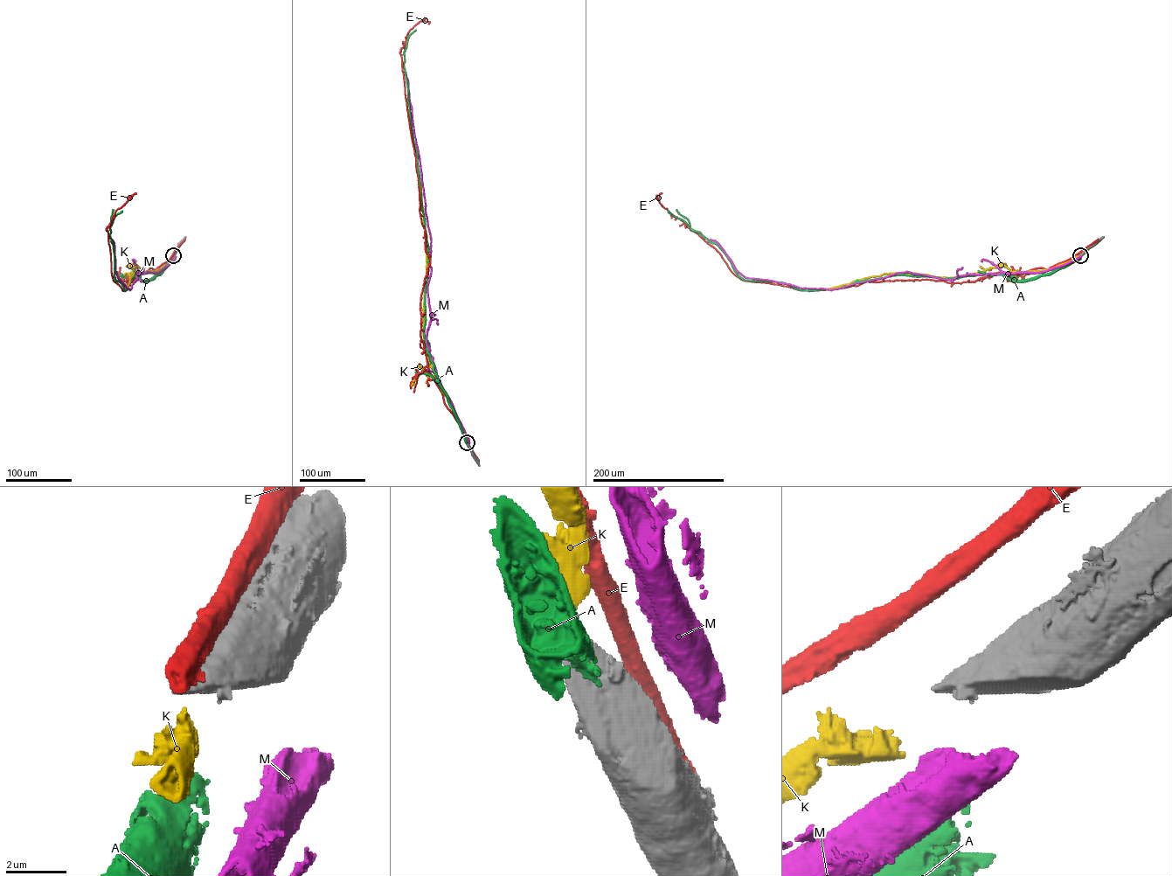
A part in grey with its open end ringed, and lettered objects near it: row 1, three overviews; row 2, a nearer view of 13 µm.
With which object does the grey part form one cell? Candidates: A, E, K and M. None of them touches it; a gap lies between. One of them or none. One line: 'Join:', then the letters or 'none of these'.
Join: none of these

